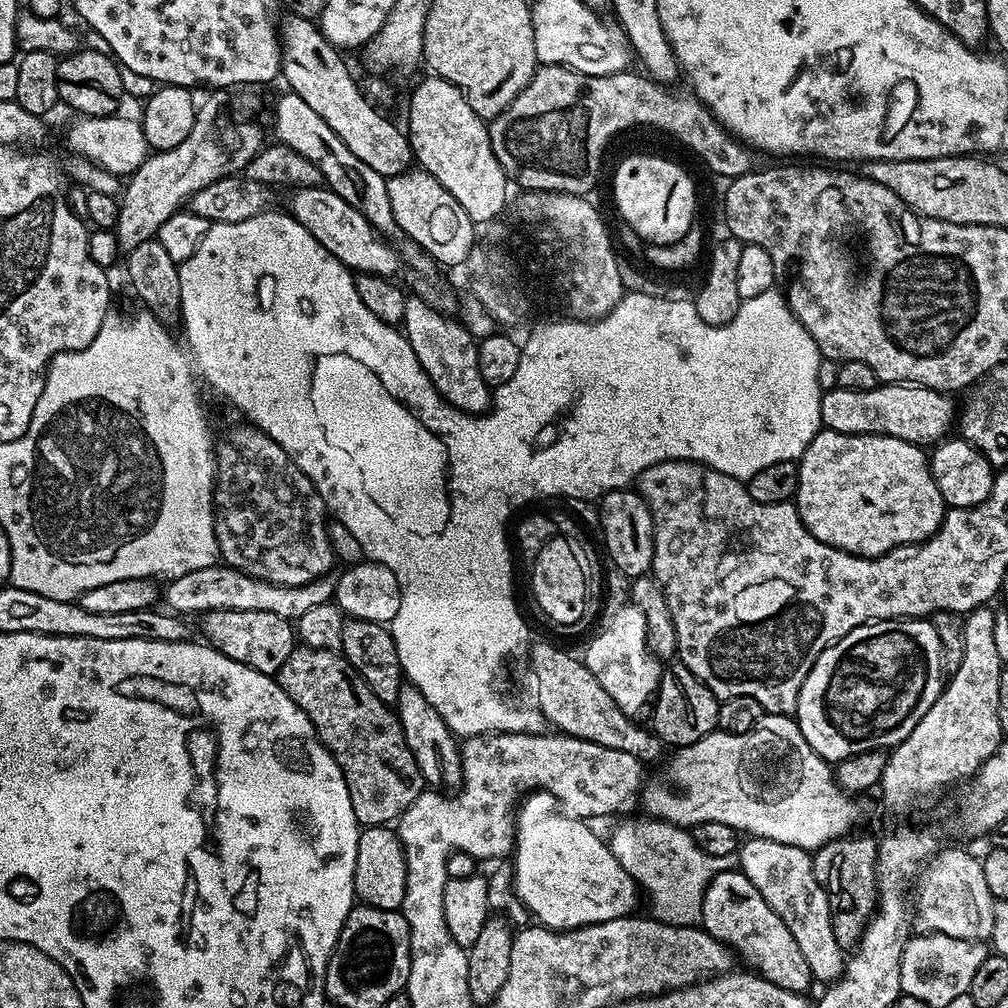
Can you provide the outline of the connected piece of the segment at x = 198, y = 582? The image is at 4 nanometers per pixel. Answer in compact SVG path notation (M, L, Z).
M217 562L206 566L202 570L190 570L186 574L177 576L167 581L168 589L162 592L163 603L173 613L203 614L216 610L258 610L259 612L273 612L278 618L289 622L295 622L306 614L313 606L327 604L336 595L336 580L331 575L321 576L319 580L313 580L310 584L303 584L297 588L287 588L274 582L266 582L254 578L250 574L240 572L236 568L230 568L223 562Z

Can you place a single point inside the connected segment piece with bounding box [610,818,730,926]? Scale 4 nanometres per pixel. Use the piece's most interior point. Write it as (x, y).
(666, 864)

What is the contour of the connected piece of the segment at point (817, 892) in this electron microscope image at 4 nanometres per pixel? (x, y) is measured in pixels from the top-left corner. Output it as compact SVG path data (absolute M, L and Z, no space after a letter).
M748 838L745 841L745 844L743 841L738 848L739 871L744 872L746 878L754 882L754 886L758 886L758 894L762 894L762 898L770 902L770 910L774 910L774 914L778 914L778 918L786 922L786 930L790 930L790 934L794 934L794 942L798 942L798 950L806 954L806 966L810 966L813 981L820 983L821 980L821 985L827 986L839 980L844 972L846 952L834 938L832 911L824 888L818 882L818 878L814 878L814 866L809 849L759 838Z

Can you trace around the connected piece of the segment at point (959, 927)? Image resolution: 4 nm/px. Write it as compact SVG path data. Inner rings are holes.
M948 848L937 851L921 867L914 880L916 888L916 912L914 908L914 924L921 933L941 932L950 938L962 938L963 940L991 941L994 930L994 906L996 897L990 894L990 886L986 886L986 874L981 857L971 856L964 848Z

